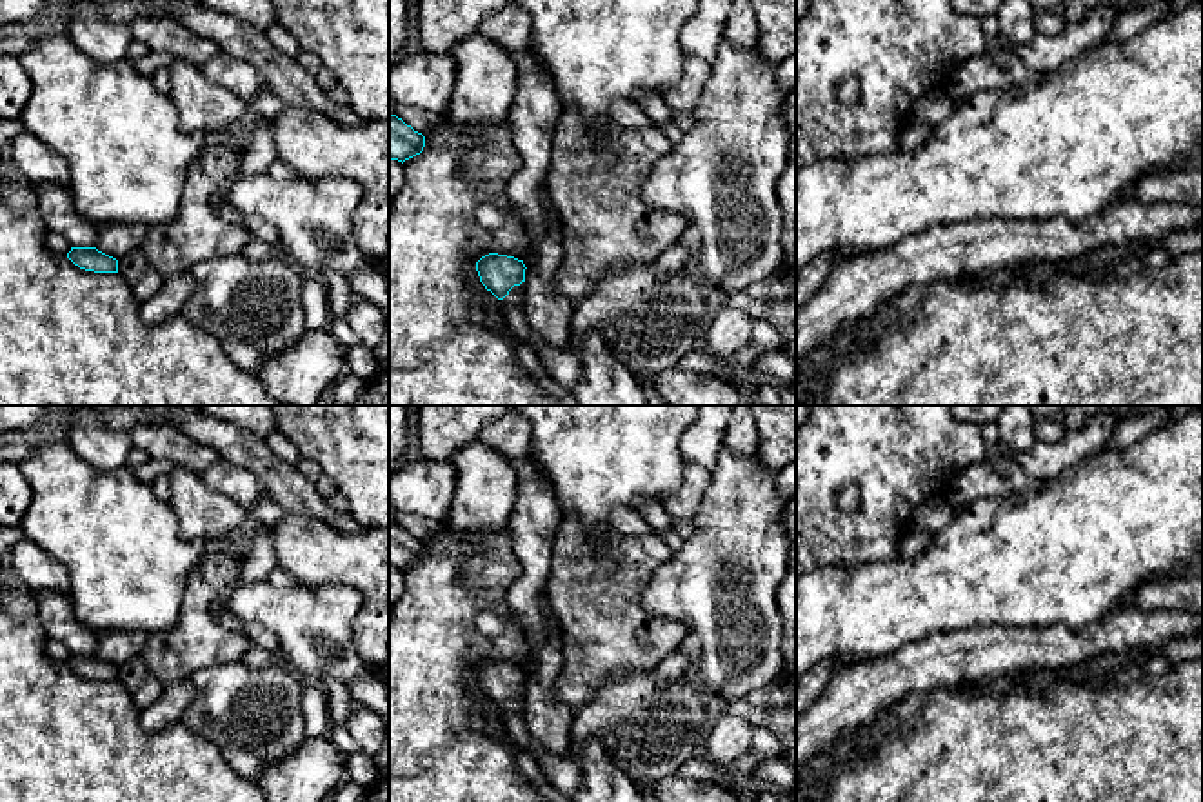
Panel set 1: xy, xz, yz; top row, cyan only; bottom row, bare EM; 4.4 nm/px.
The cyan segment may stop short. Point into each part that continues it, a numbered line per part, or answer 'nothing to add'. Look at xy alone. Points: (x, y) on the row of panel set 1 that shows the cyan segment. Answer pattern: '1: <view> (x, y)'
nothing to add

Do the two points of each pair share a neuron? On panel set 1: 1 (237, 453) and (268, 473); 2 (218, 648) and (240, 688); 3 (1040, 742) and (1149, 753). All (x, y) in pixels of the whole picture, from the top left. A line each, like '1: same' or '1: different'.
1: same
2: different
3: same

